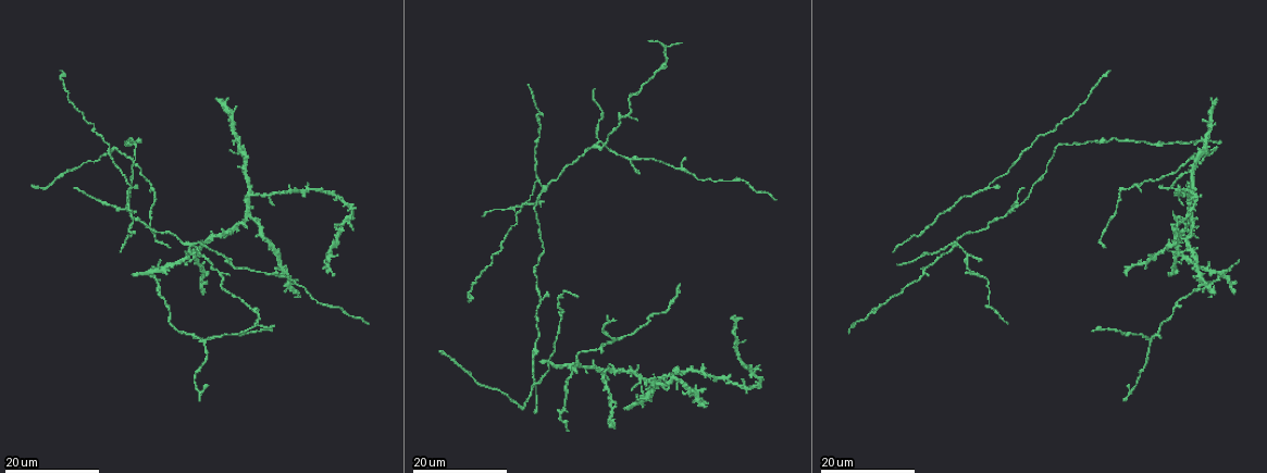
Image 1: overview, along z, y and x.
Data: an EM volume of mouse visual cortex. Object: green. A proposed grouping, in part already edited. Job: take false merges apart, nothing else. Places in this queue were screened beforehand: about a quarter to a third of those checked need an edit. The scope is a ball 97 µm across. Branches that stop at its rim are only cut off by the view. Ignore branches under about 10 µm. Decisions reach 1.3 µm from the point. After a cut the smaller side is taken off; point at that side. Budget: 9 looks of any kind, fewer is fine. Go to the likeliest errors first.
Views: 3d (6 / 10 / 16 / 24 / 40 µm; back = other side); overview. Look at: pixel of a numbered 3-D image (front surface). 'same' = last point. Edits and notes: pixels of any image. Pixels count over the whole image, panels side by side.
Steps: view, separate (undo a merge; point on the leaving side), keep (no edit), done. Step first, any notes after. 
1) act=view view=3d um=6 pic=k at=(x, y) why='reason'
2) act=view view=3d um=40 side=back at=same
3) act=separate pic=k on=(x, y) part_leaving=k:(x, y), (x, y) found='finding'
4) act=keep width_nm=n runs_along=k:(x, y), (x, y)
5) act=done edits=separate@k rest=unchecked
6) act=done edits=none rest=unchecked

act=view view=3d um=24 pic=1 at=(595, 147) why='four-way junction'

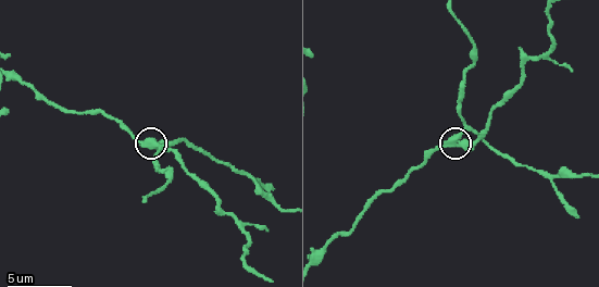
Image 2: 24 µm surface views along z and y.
act=view view=3d um=6 pic=2 at=(460, 136)

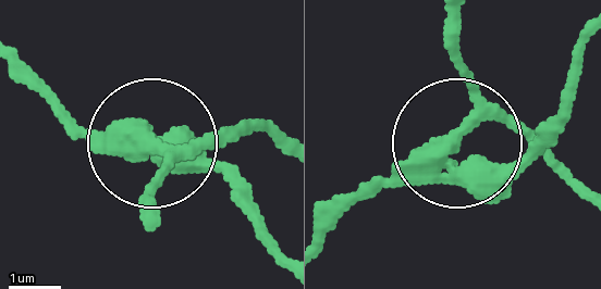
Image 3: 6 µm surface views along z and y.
act=separate pic=3 on=(166, 152) side_arm_um=40 part_leaving=3:(121, 143), (286, 139) found='two neurons meet here'

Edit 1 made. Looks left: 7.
act=view view=overview why='see it whole again'

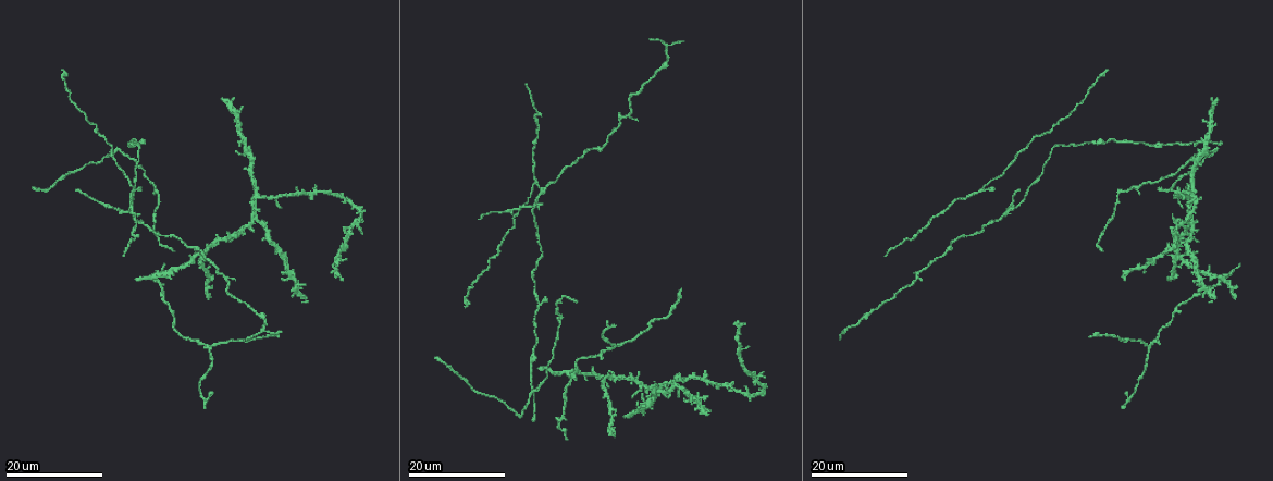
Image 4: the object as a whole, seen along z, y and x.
act=view view=3d um=24 pic=4 at=(1173, 259) why='four or more arms meet'

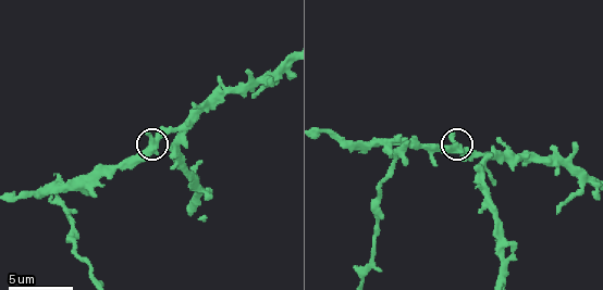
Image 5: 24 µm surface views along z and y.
act=view view=3d um=10 pic=5 at=(153, 143)

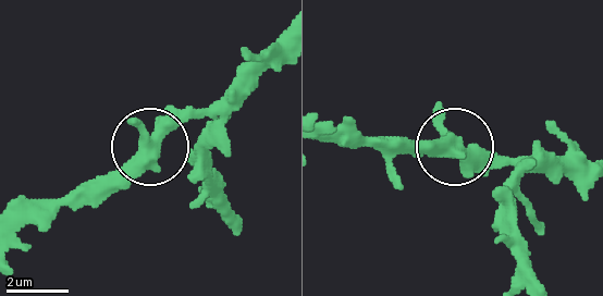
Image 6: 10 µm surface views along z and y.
act=keep width_nm=390 runs_along=6:(279, 41), (224, 96), (169, 119), (86, 202) found='all the same neuron'

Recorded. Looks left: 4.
act=view view=3d um=16 pic=4 at=(535, 202) why='looks like a crossing'

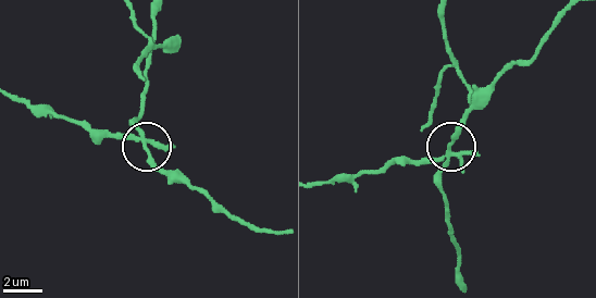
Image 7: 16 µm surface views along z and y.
act=view view=3d um=6 pic=7 at=(146, 142)

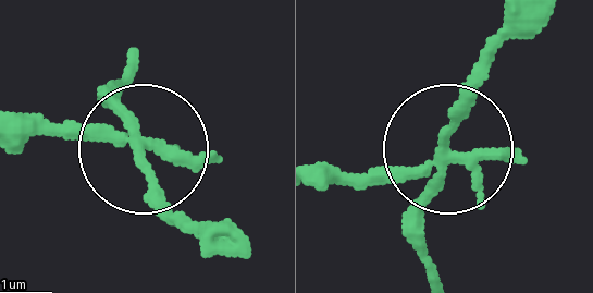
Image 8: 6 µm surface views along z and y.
act=separate pic=8 on=(214, 159) width_nm=210 part_leaving=8:(136, 136), (10, 123) found='a second neuron is stuck on'

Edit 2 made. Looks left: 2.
act=view view=3d um=16 pic=4 at=(210, 346) why='three arms meet'

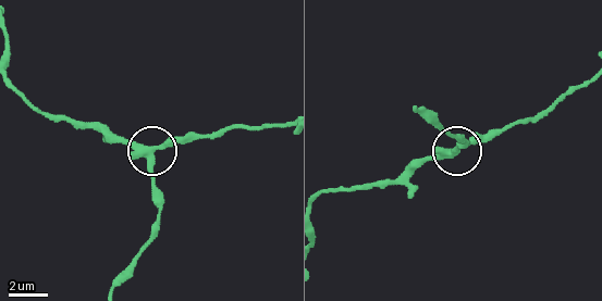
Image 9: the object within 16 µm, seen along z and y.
act=view view=3d um=6 pic=9 at=(153, 153)

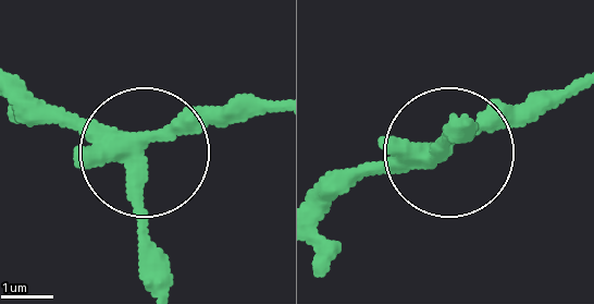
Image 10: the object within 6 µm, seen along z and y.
act=keep runs_along=10:(20, 84), (124, 136), (150, 276) found='continuous, no second neuron'

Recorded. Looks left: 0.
act=done edits=separate@3,separate@8 rest=unchecked

